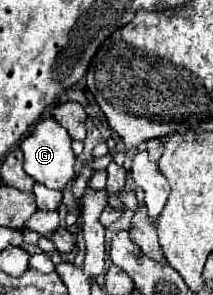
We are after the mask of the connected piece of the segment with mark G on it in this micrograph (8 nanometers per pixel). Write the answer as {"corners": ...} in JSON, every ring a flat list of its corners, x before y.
{"corners":[[54,118,40,120,32,134,22,140,20,148,24,152,24,172,28,172,28,176,32,176,34,182,44,184,50,190,64,190,76,178,76,156,72,152,72,138,64,128,60,128,60,124]]}

